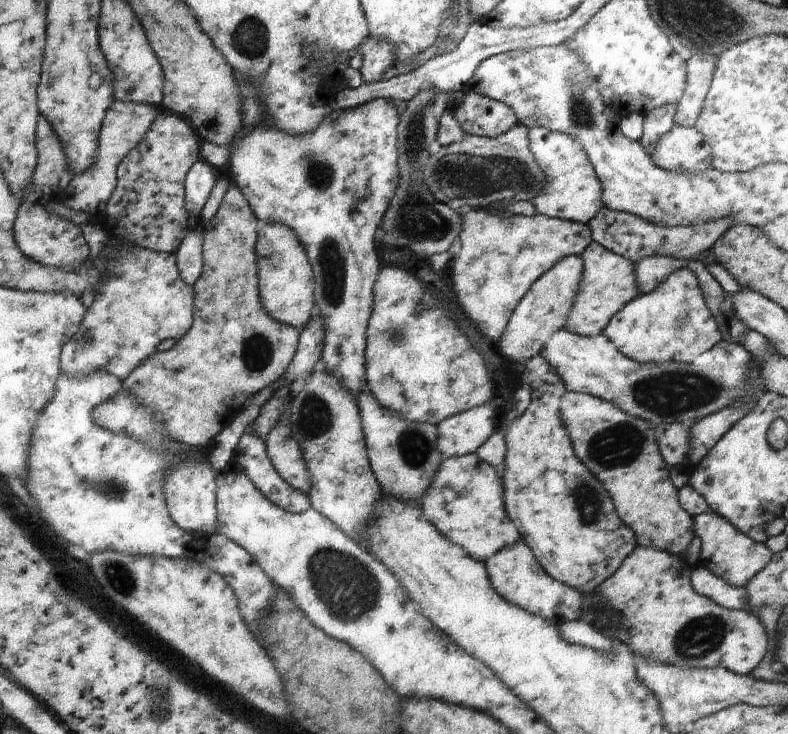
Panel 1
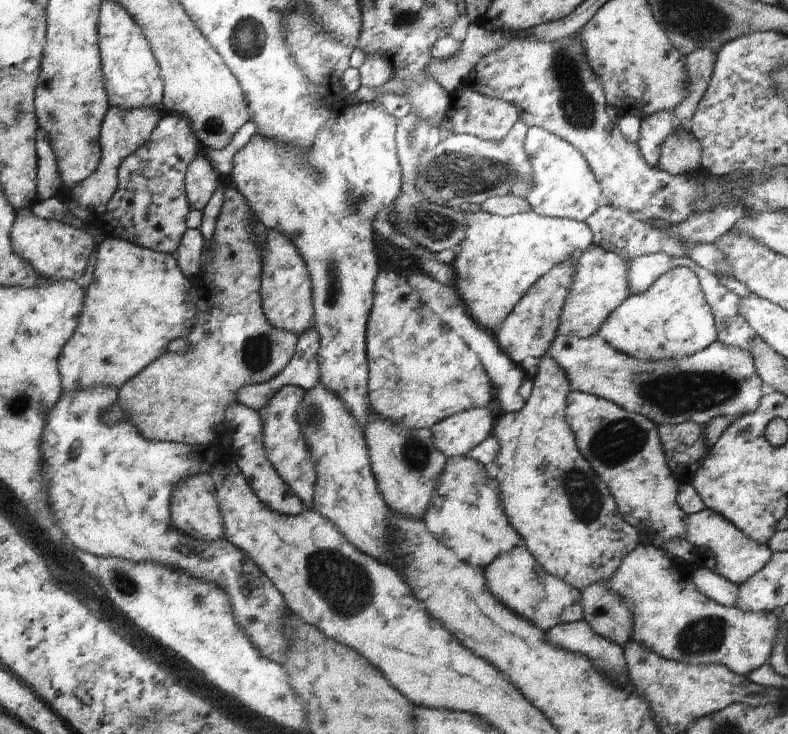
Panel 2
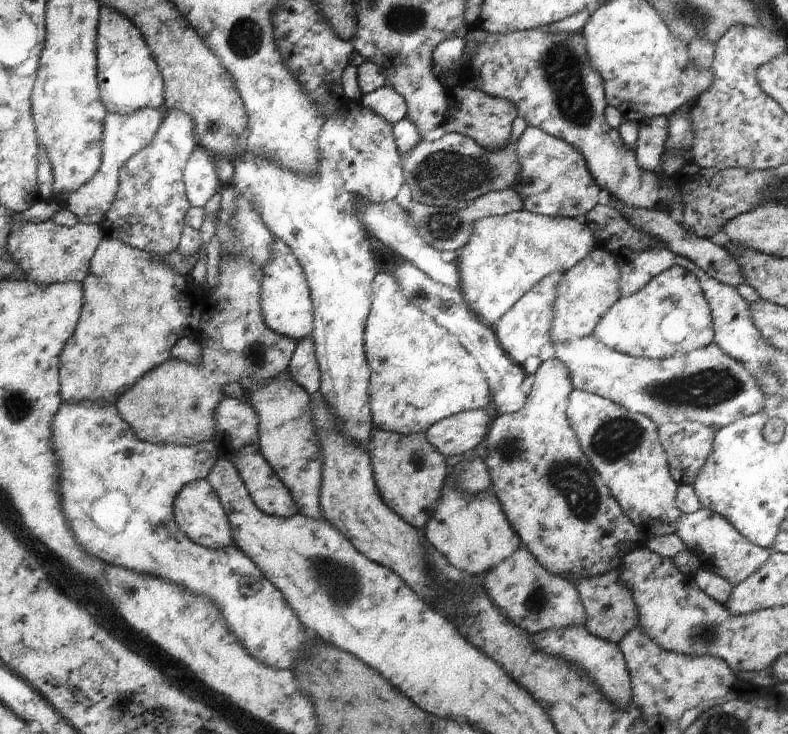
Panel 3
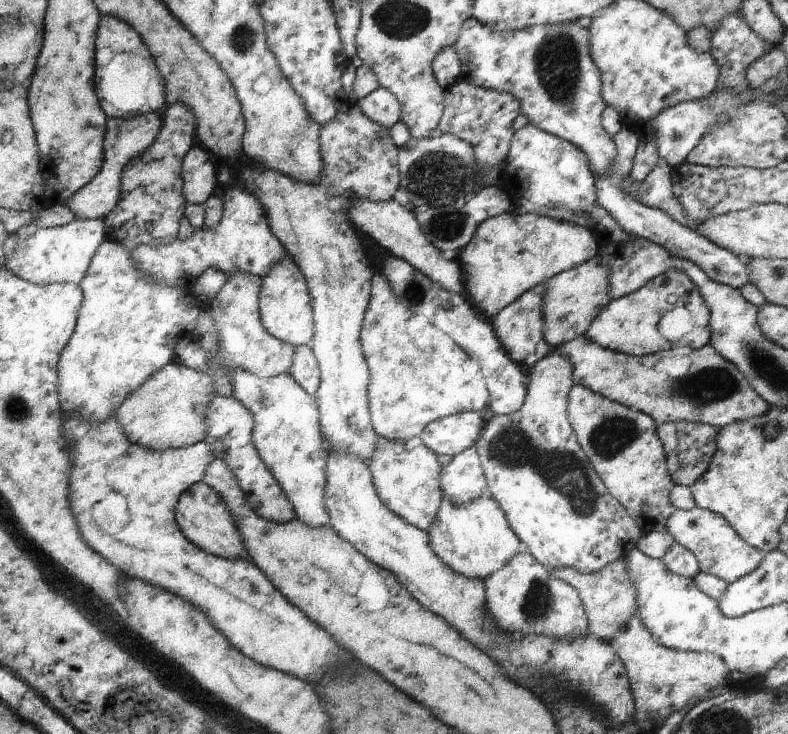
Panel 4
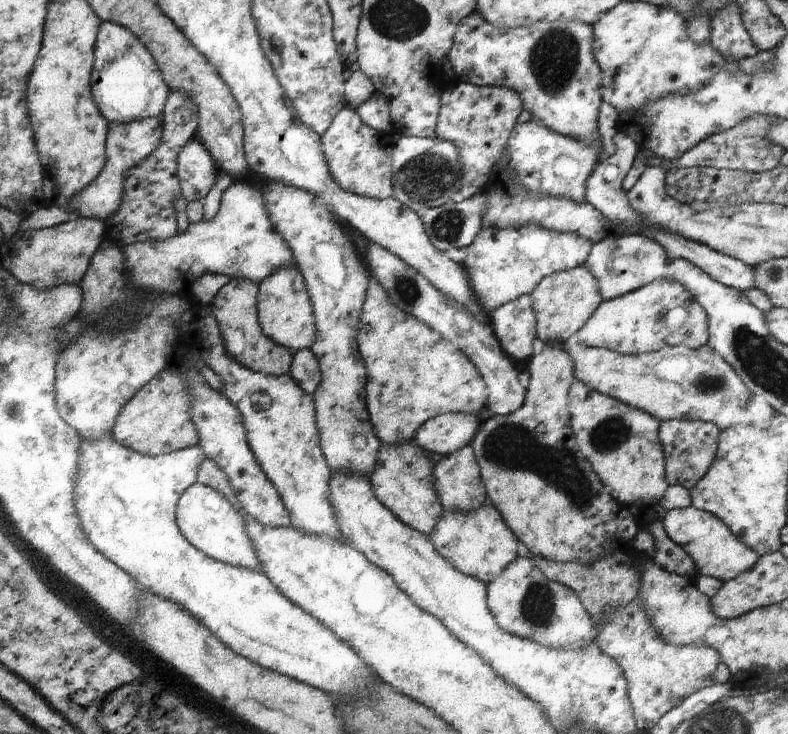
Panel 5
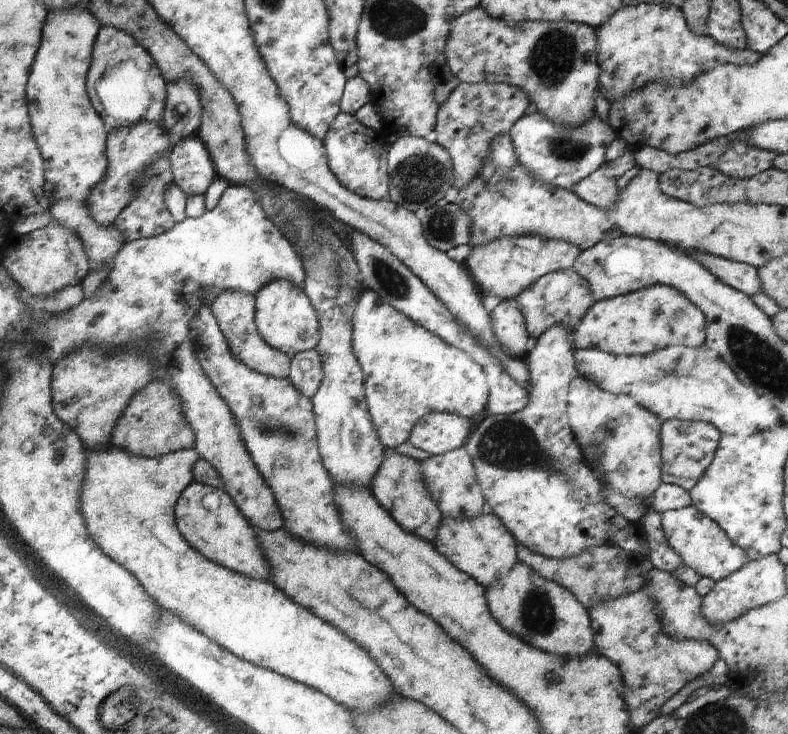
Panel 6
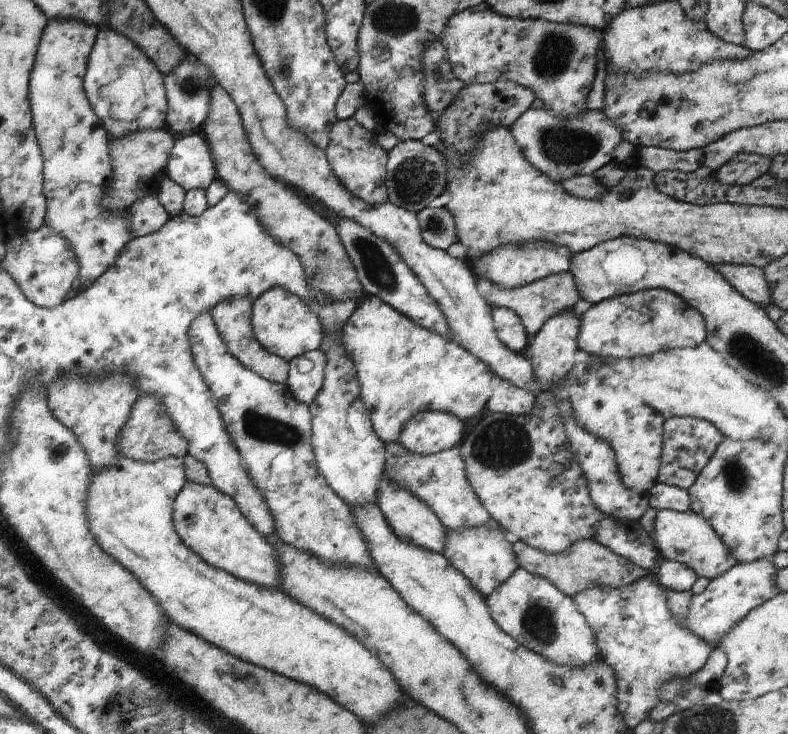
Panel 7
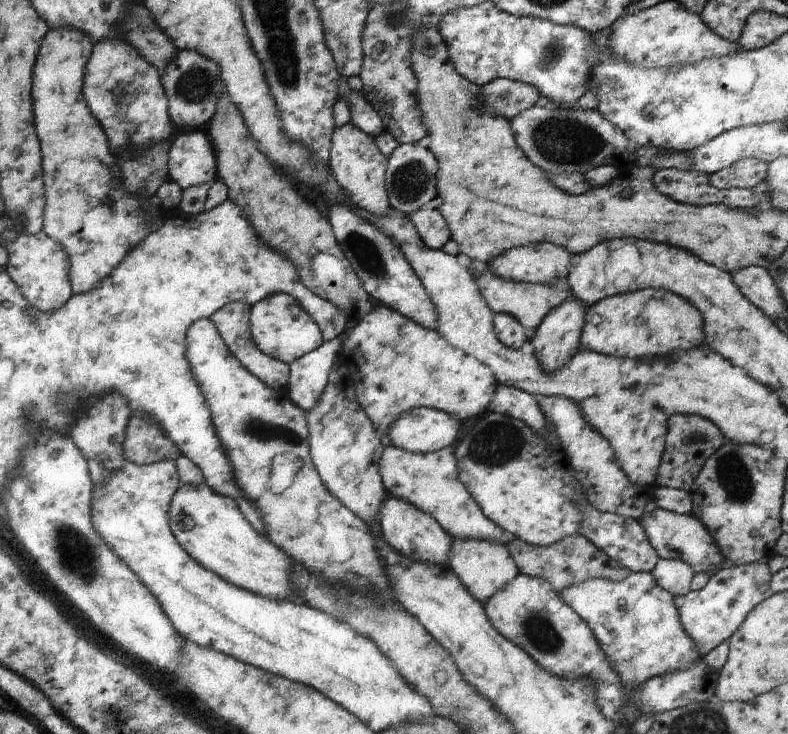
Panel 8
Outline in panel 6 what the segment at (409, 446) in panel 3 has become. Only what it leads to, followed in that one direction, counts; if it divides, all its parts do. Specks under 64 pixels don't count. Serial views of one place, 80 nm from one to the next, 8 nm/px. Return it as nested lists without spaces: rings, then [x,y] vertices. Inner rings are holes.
[[[388,450],[386,454],[382,458],[378,471],[371,479],[369,486],[371,494],[379,506],[382,506],[405,532],[413,533],[433,544],[442,514],[424,487],[423,478],[420,475],[420,462],[405,455],[399,455],[394,450]]]

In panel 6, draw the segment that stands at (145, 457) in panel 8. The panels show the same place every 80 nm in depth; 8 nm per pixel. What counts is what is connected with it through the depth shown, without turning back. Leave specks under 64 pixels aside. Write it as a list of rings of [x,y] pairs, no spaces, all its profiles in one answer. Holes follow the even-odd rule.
[[[157,379],[149,381],[135,393],[110,434],[111,445],[138,457],[153,458],[167,453],[190,449],[194,436],[183,418],[171,387]]]

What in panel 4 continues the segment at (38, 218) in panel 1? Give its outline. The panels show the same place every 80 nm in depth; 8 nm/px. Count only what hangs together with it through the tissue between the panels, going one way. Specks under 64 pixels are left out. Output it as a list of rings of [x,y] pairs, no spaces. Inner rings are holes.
[[[74,219],[71,223],[59,227],[41,227],[29,223],[7,234],[2,251],[7,270],[24,281],[39,286],[53,283],[78,284],[85,276],[95,250],[104,239],[102,219]]]

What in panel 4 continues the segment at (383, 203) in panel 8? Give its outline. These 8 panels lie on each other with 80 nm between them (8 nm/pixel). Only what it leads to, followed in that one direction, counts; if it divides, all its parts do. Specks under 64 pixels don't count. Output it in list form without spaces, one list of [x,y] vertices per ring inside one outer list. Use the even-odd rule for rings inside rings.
[[[348,102],[335,113],[333,120],[319,128],[318,143],[324,165],[315,183],[302,183],[271,169],[253,168],[248,165],[239,170],[239,182],[259,201],[267,226],[301,271],[310,296],[312,335],[307,344],[319,369],[320,381],[314,397],[319,430],[325,440],[327,453],[341,451],[360,458],[364,465],[367,465],[375,450],[377,438],[370,425],[366,395],[368,366],[363,358],[359,335],[370,295],[370,278],[374,274],[365,256],[362,236],[350,221],[346,210],[355,198],[368,201],[391,199],[393,192],[399,188],[397,147],[393,144],[388,130],[369,120],[356,102]]]

